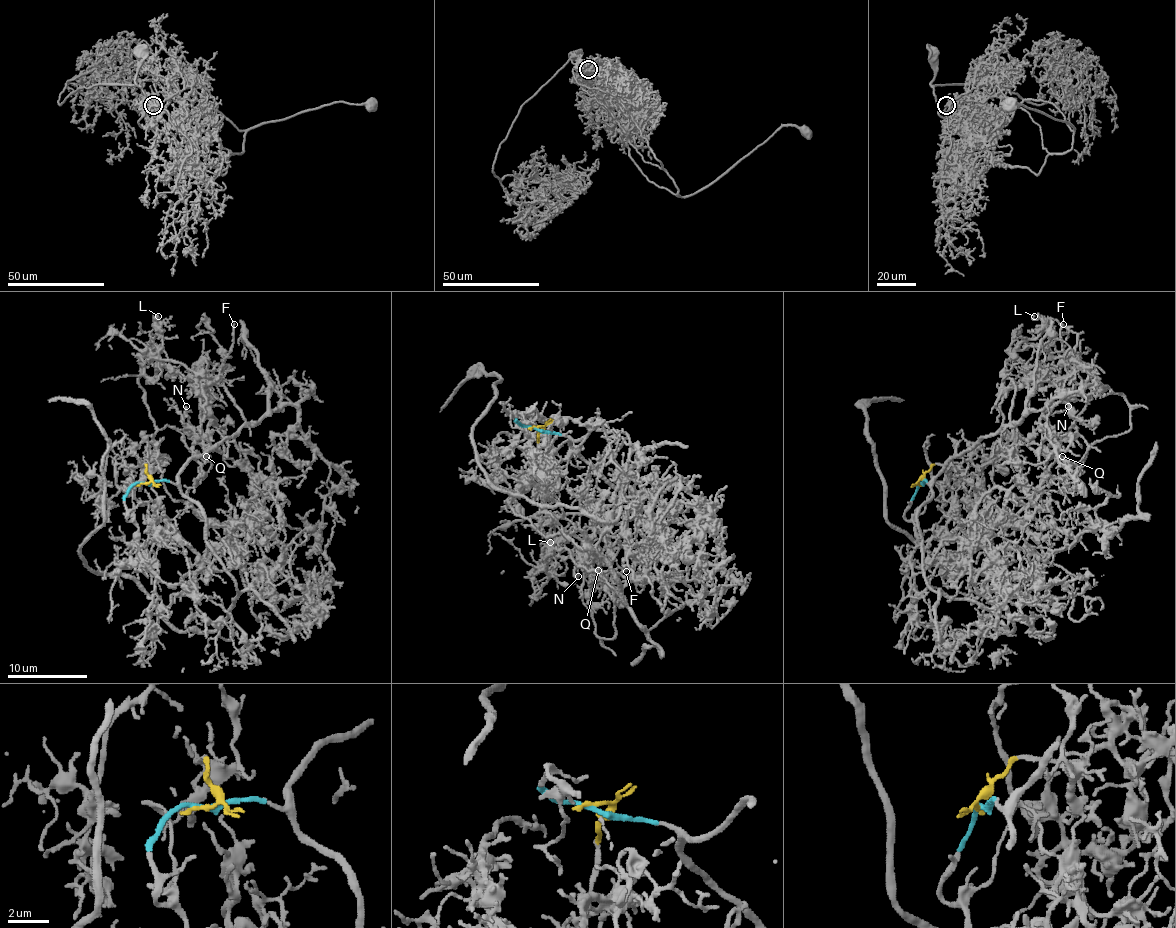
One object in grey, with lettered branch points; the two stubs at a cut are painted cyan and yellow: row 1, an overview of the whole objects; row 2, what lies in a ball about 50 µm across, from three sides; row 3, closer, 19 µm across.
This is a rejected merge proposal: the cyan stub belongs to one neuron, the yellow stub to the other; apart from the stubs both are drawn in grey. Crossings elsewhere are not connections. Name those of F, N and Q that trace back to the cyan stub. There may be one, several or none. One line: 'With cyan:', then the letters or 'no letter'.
With cyan: F

